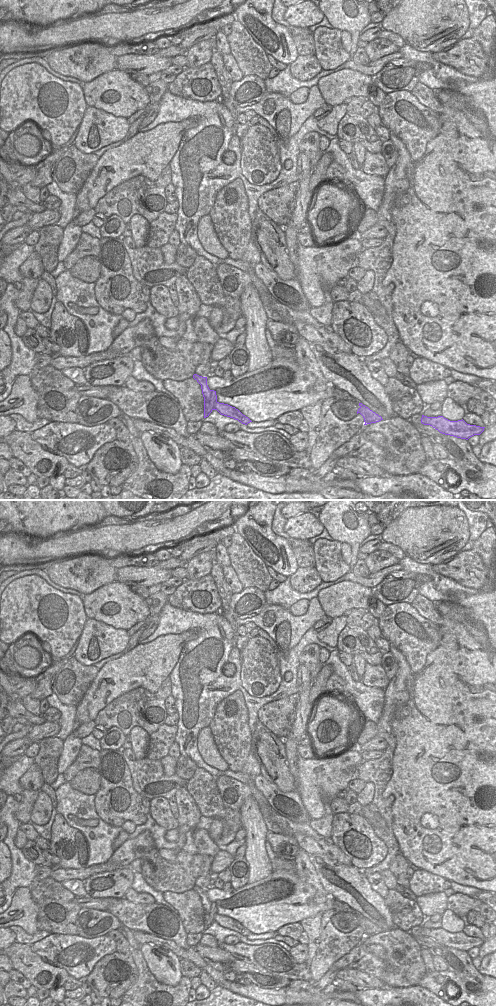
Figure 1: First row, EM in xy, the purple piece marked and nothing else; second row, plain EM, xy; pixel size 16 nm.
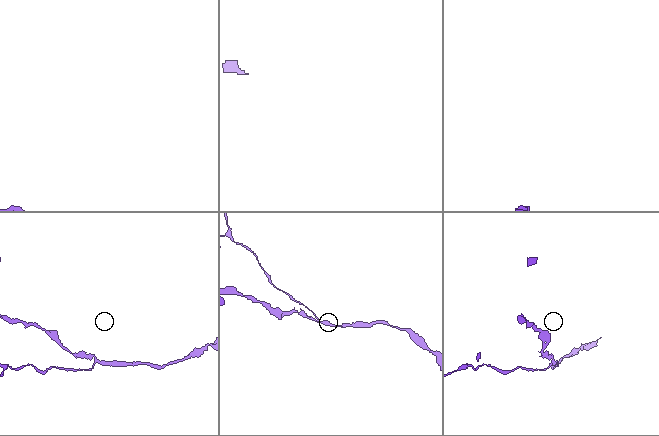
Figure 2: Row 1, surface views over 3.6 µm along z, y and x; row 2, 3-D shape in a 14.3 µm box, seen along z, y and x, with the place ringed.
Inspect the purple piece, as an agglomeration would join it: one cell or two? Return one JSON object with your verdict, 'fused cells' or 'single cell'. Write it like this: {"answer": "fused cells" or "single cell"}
{"answer": "fused cells"}

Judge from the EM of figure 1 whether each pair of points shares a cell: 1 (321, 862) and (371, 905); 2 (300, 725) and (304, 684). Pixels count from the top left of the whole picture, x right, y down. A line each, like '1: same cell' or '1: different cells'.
1: same cell
2: same cell

